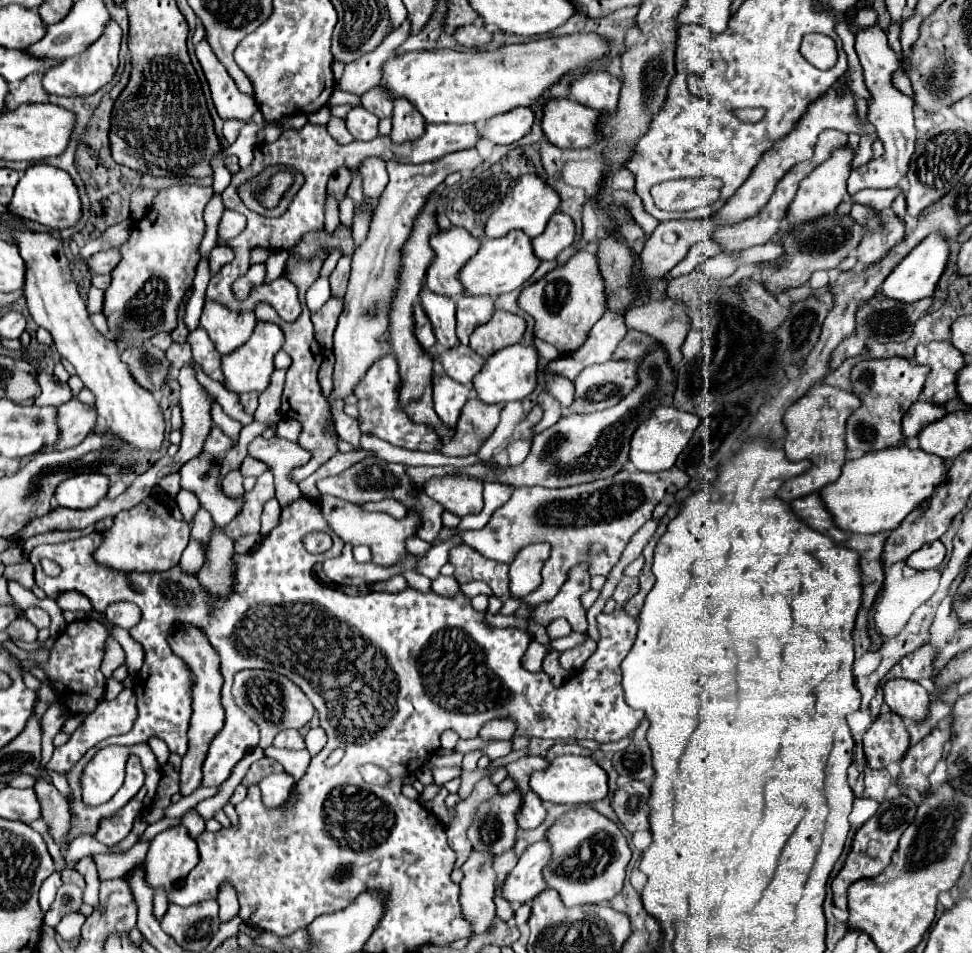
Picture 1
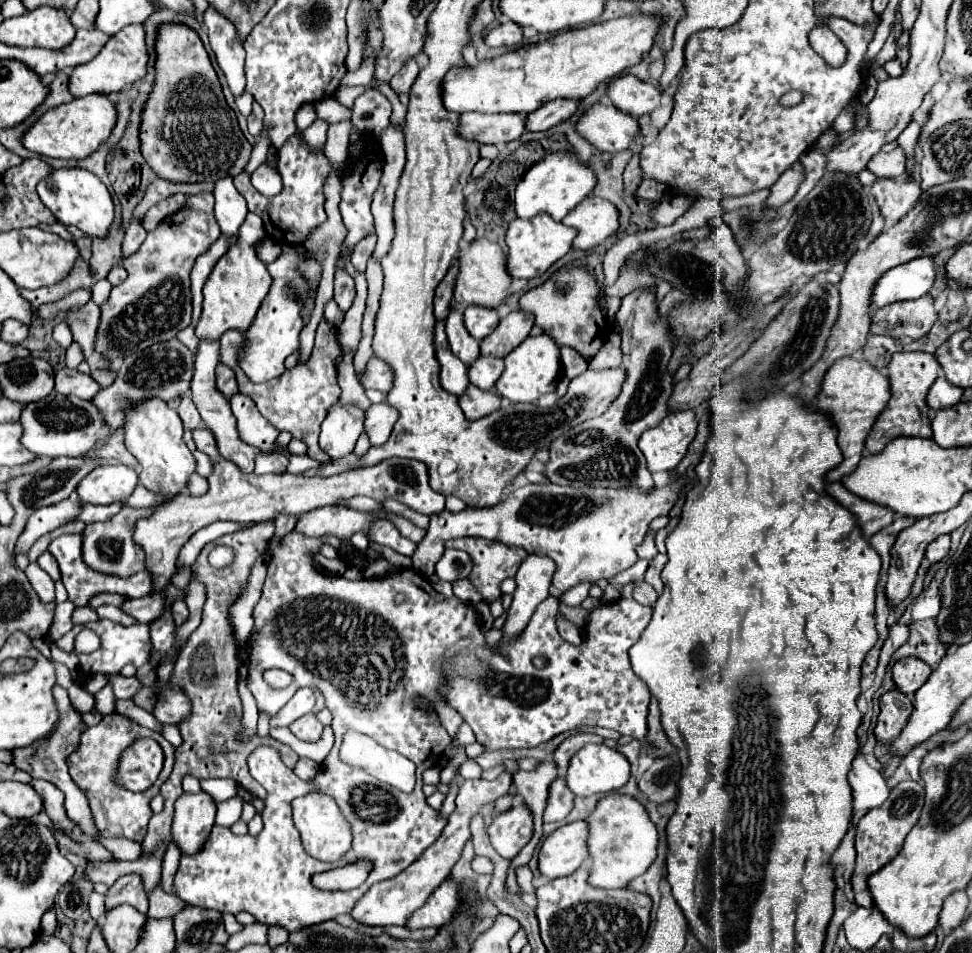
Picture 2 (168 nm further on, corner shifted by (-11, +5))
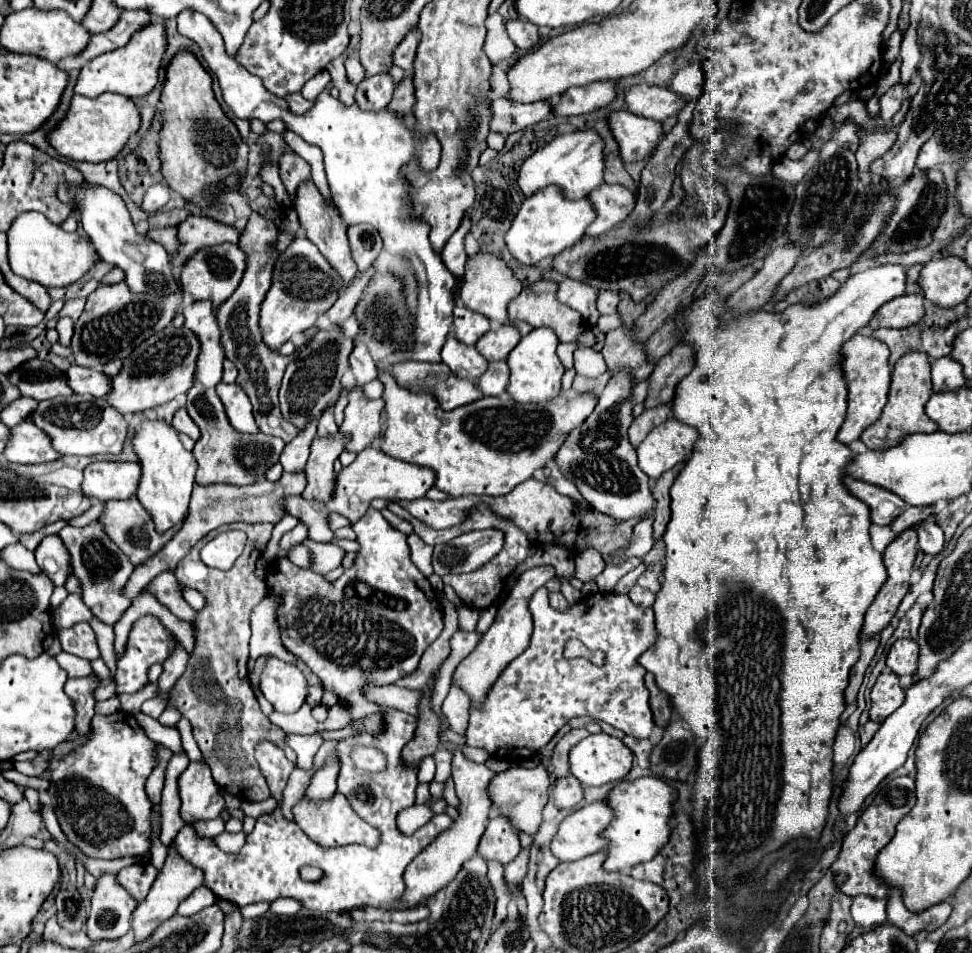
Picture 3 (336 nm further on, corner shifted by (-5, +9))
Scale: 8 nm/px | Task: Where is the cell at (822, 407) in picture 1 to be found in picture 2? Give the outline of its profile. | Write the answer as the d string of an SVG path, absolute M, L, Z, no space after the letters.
M848 355L838 359L826 373L822 381L822 391L818 395L818 409L830 413L834 417L834 425L838 427L838 445L842 449L844 461L836 469L832 469L826 479L840 481L844 475L852 473L862 457L864 441L874 427L878 415L886 409L890 399L890 383L870 361L858 355Z

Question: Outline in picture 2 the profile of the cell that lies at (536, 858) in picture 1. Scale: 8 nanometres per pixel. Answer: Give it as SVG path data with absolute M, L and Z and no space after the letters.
M574 821L556 829L540 849L540 873L548 879L574 873L588 853L588 821Z

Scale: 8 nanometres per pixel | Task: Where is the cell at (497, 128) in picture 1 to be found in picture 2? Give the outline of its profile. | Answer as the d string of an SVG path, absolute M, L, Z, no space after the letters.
M554 99L546 105L542 105L538 111L528 115L528 131L546 131L550 127L556 127L560 123L564 123L566 119L570 119L576 111L578 111L580 101L572 101L572 99Z

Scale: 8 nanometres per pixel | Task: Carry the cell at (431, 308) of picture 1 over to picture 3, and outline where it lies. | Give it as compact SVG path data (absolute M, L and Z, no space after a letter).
M448 337L442 347L442 361L462 379L478 381L478 377L486 371L488 361L476 351L474 345L462 345L462 341Z

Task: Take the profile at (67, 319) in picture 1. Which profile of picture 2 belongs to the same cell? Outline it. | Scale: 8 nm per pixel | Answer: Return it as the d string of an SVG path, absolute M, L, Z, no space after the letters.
M144 401L126 413L126 447L138 459L140 485L158 495L176 497L186 491L190 475L196 471L196 459L182 439L182 421L178 413L164 401Z

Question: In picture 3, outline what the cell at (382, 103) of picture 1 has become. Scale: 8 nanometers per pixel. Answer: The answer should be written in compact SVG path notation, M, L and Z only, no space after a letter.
M410 31L404 41L396 47L394 51L394 65L404 69L406 73L412 73L412 65L414 65L414 57L416 57L416 47L418 47L418 33Z

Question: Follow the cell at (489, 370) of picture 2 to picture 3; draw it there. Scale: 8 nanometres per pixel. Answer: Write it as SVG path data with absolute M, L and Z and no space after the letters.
M490 361L486 373L478 379L478 387L484 395L500 395L508 385L508 365L506 361Z

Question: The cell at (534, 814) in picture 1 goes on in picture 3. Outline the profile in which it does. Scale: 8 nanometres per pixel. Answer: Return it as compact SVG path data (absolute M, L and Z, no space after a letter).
M574 775L556 779L552 789L552 803L558 809L572 809L582 801L582 785Z

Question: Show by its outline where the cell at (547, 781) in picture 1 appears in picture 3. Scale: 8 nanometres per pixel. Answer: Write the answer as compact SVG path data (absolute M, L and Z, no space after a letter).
M606 733L588 735L570 751L570 773L582 785L622 781L632 769L630 749Z

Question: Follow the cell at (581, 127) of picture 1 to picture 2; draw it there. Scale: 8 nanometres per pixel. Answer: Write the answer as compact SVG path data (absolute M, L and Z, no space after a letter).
M596 103L580 117L580 135L598 145L600 151L626 151L632 147L638 133L638 119L614 105Z

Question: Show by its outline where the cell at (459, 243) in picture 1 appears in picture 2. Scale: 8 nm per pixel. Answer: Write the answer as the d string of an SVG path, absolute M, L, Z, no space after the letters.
M476 239L468 251L462 251L458 255L458 261L460 261L460 277L454 289L456 303L462 307L478 305L488 309L498 309L510 295L510 285L512 285L512 275L508 273L506 255L500 249L500 245L488 239Z

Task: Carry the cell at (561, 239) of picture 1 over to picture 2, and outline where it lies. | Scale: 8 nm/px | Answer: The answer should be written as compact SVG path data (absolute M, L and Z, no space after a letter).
M586 197L562 221L564 225L572 225L574 229L578 229L574 249L594 249L618 231L618 217L620 213L610 201L600 197Z

